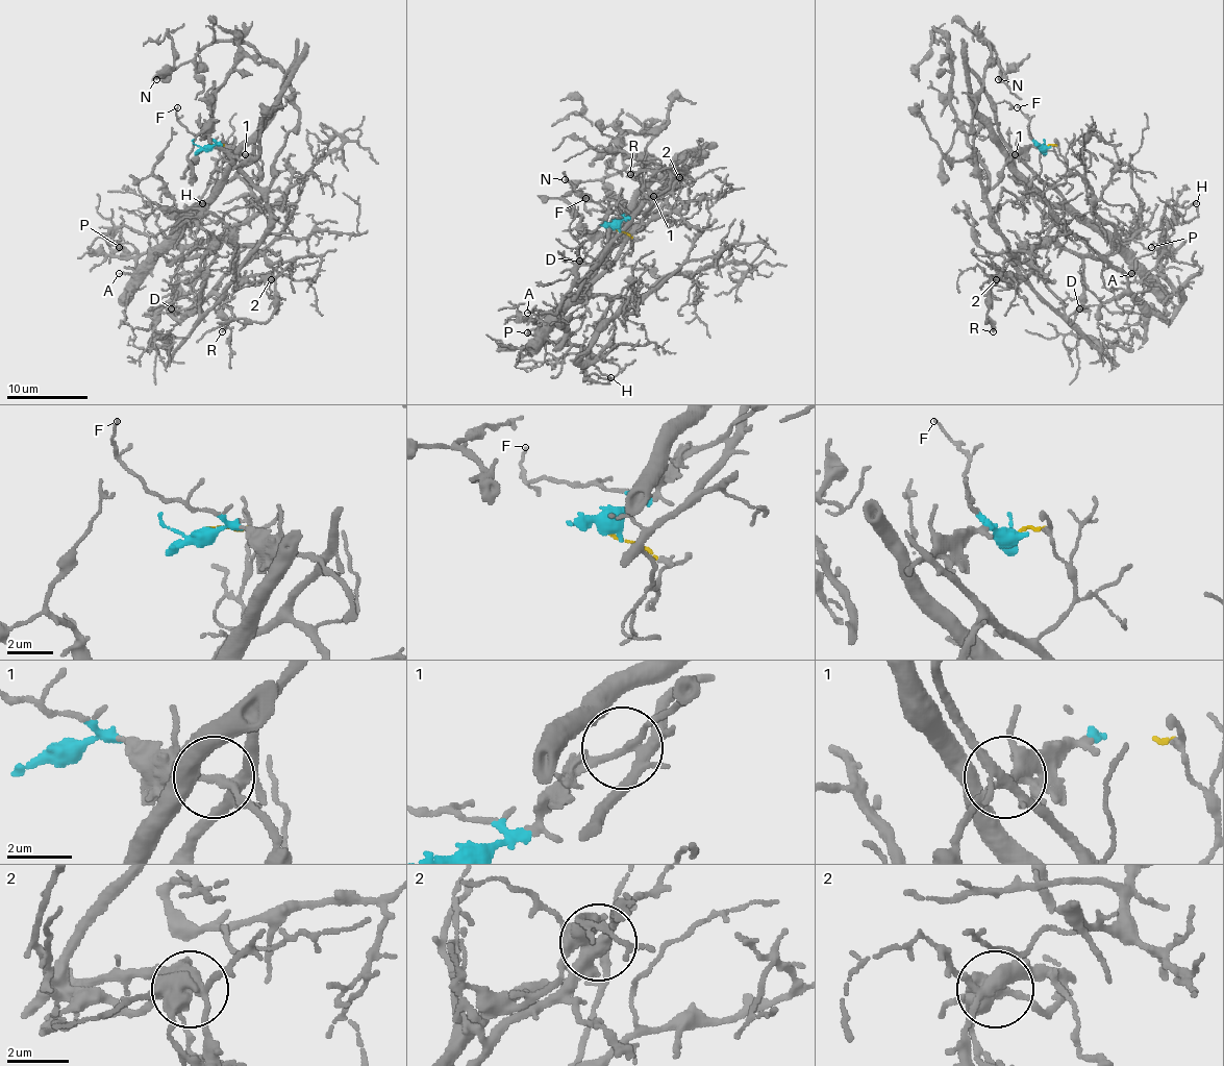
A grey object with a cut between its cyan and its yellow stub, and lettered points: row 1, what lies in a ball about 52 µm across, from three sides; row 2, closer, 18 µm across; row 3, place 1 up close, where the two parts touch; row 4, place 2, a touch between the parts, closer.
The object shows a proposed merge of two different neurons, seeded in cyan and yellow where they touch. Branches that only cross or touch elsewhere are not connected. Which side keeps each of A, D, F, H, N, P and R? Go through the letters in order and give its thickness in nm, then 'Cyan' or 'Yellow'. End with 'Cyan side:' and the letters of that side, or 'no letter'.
A: Thickness 140 nm. Yellow
D: Thickness 130 nm. Yellow
F: Thickness 80 nm. Cyan
H: Thickness 100 nm. Yellow
N: Thickness 190 nm. Cyan
P: Thickness 140 nm. Yellow
R: Thickness 120 nm. Yellow
Cyan side: F, N

